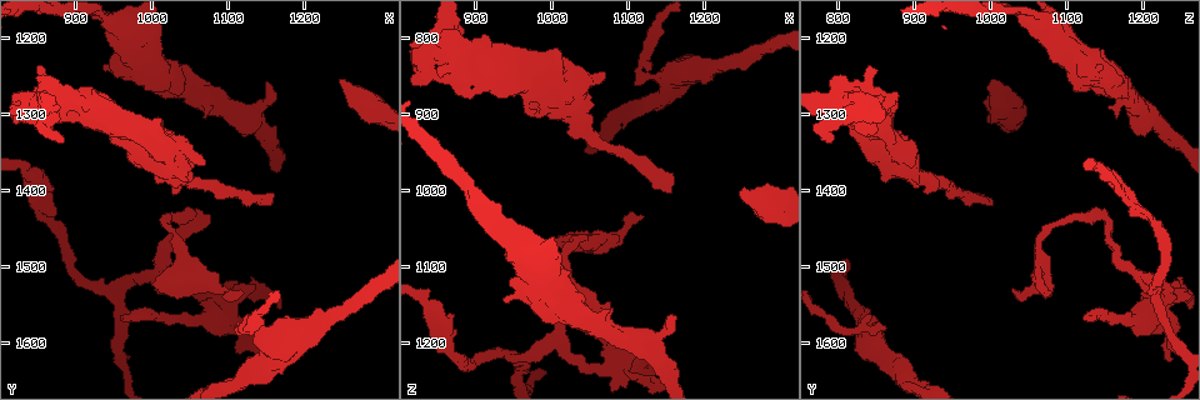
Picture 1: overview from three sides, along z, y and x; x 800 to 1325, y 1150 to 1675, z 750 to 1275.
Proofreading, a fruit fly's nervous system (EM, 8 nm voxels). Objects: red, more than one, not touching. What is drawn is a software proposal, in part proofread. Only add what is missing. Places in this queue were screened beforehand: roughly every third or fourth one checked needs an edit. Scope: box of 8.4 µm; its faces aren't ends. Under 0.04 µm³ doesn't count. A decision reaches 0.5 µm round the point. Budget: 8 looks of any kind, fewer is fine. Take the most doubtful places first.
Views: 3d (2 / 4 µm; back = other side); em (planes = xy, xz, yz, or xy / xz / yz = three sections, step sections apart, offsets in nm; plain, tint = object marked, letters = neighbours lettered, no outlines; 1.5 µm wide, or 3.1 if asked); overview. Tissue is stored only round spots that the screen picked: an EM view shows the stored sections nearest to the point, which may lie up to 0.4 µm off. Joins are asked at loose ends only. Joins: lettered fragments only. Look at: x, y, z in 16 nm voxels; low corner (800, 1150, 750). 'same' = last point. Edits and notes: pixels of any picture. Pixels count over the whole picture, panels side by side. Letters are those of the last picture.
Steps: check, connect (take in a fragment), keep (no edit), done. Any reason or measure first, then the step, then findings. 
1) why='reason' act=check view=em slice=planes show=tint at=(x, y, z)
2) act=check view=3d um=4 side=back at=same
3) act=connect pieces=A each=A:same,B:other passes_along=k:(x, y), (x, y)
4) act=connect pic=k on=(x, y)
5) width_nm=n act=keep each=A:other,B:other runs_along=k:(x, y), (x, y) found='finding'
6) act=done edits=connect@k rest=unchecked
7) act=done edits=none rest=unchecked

why='long arm stops here' act=check view=em slice=planes show=letters at=(1155, 1420, 1000)

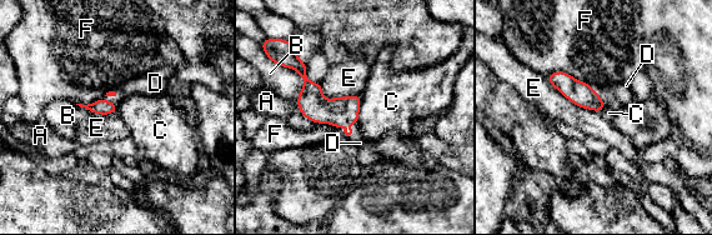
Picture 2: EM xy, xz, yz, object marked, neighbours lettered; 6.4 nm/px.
act=connect pieces=D each=A:other,B:other,C:other,D:same,E:other,F:other passes_along=2:(581, 94), (595, 93), (622, 93) found='the neuron continues'

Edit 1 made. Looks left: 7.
why='an open end' act=check view=3d um=2 side=back at=(1245, 1260, 1000)

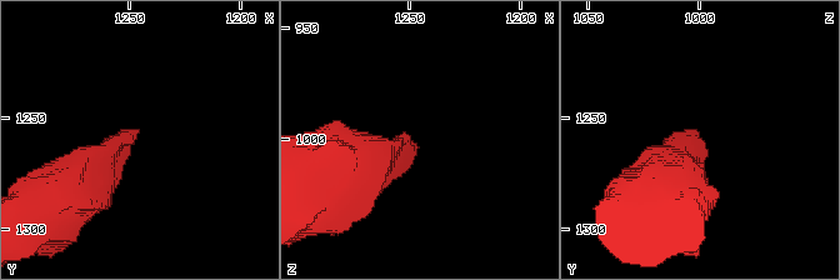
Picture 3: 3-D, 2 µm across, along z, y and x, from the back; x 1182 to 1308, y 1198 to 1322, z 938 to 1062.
why='now the EM' act=check view=em slice=xz step=4 show=tint at=(1246, 1256, 1003)

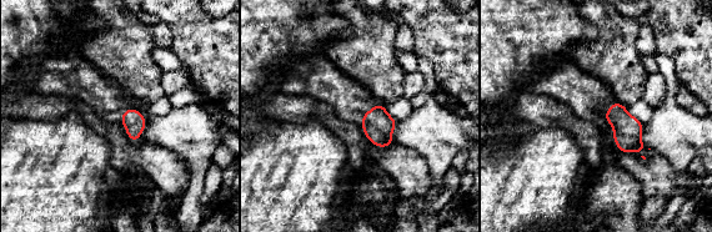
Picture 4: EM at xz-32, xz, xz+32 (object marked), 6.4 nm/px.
act=check view=em slice=xy step=4 show=letters at=same

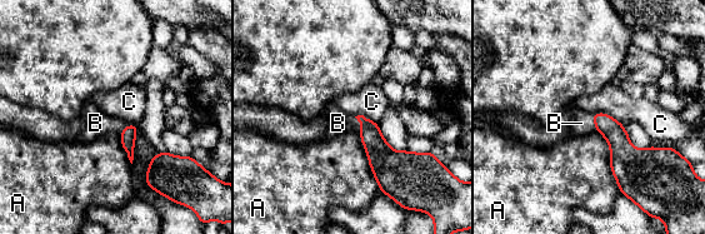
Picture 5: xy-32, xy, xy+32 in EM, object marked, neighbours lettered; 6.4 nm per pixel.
longest_contact=A:440nm act=connect pieces=B each=A:other,B:same,C:other passes_along=5:(381, 157), (360, 124), (338, 123) found='the neuron continues'

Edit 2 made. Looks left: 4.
why='branch stops here' act=check view=em slice=xz step=8 show=letters at=(1115, 1535, 1035)

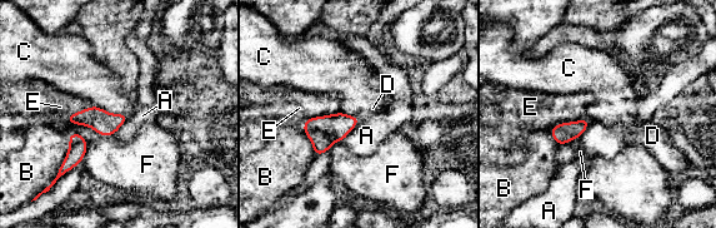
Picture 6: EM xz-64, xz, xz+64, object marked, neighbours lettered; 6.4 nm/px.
why='another direction' act=check view=em slice=planes show=letters at=same

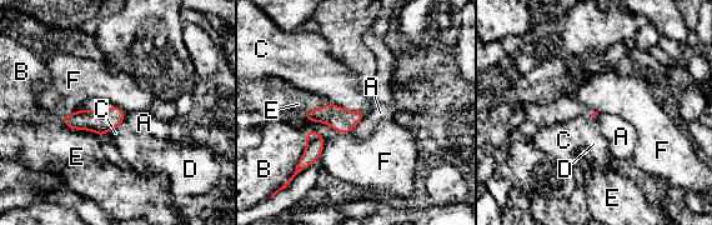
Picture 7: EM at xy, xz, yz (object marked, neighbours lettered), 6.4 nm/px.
act=keep each=A:other,B:other,C:other,D:other,E:other,F:other border=7:(331, 101), (347, 110), (362, 111) found='none of them fits'

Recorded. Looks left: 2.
act=done edits=connect@2,connect@5 rest=unchecked

